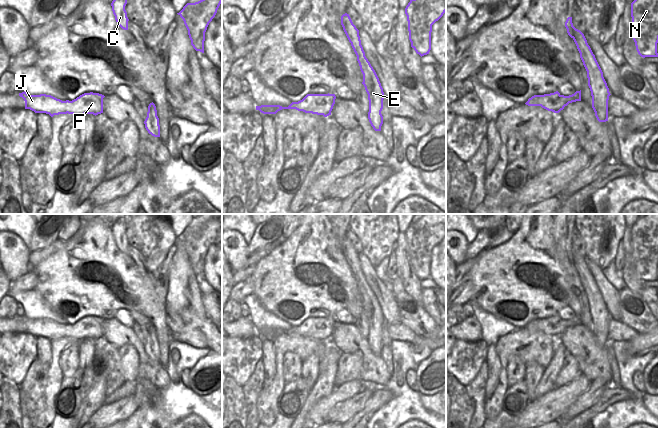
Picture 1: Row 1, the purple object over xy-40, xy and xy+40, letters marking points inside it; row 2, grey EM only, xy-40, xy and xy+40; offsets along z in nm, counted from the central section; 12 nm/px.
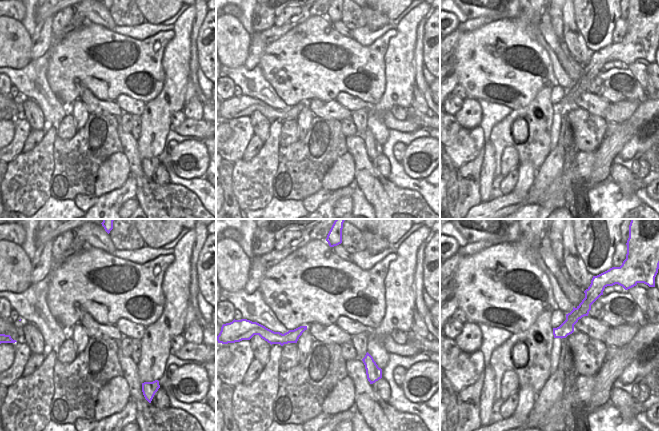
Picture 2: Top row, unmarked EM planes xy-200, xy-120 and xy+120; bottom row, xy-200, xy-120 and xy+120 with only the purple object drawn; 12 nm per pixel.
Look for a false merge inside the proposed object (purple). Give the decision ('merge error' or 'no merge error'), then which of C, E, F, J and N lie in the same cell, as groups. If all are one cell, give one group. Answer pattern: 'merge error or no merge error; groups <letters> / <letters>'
merge error; groups C E / F J N

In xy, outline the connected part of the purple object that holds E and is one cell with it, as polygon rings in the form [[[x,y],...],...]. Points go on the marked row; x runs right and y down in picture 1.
[[[345,13],[341,16],[341,25],[357,56],[357,61],[363,74],[362,84],[365,87],[369,100],[369,122],[375,131],[381,131],[383,124],[383,116],[381,114],[384,99],[383,88],[375,70],[365,56],[359,30],[353,24],[349,14]]]

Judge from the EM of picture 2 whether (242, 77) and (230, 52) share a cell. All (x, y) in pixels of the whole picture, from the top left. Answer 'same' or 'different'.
different

